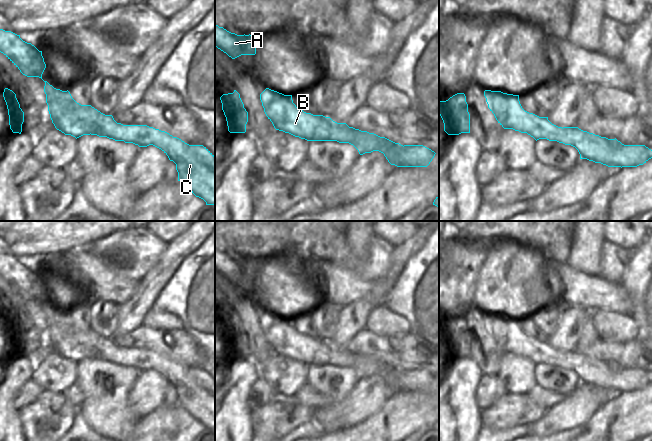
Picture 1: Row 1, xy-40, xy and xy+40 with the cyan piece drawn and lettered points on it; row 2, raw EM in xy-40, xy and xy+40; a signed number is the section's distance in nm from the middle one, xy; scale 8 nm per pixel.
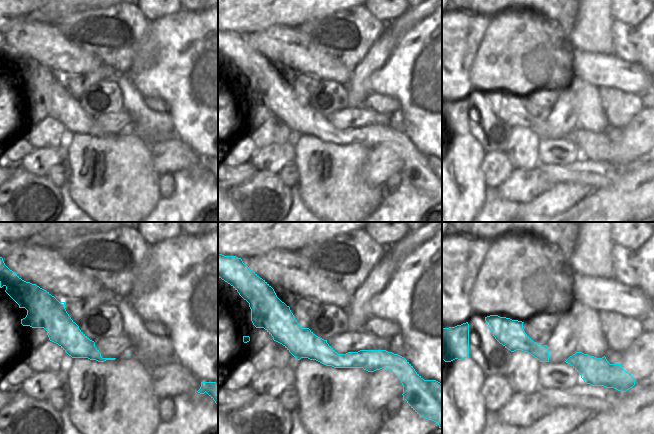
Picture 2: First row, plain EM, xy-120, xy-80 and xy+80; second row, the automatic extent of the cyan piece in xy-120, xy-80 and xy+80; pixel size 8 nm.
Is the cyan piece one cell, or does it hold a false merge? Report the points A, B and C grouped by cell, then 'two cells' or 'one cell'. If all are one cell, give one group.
A C / B; two cells

